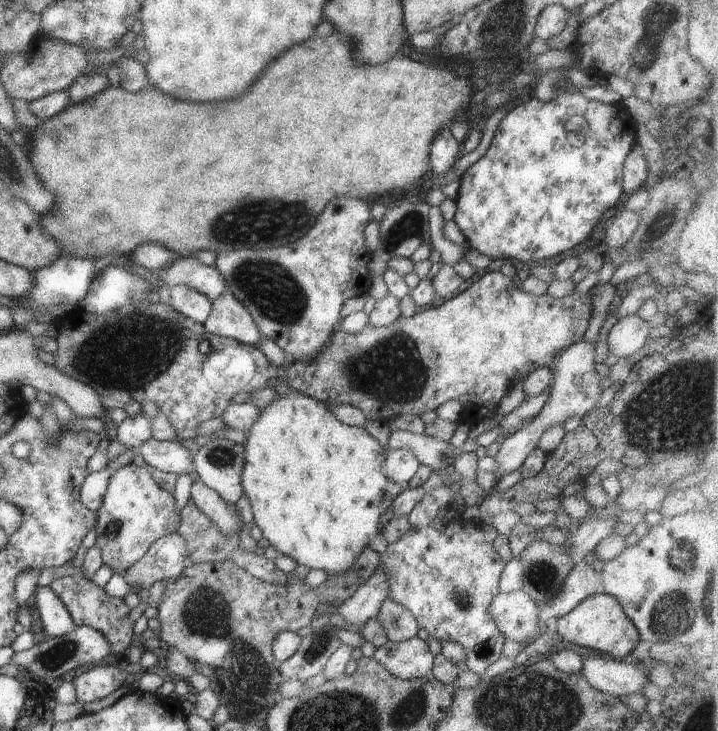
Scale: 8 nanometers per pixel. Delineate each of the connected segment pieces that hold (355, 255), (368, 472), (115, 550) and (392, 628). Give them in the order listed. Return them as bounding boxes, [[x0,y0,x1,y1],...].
[[215,198,373,362],[242,390,404,576],[95,464,180,574],[374,596,420,641]]

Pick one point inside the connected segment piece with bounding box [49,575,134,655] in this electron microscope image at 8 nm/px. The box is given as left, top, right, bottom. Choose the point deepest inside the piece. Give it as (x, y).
(86, 600)

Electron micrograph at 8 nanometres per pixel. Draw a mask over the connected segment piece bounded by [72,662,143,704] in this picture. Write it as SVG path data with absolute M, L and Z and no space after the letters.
M125 662L118 666L93 665L88 672L76 676L72 684L76 690L76 700L82 704L96 702L118 690L137 674L142 674L140 663Z

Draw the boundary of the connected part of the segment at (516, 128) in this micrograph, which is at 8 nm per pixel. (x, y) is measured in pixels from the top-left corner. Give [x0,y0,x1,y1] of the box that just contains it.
[454,87,637,265]

